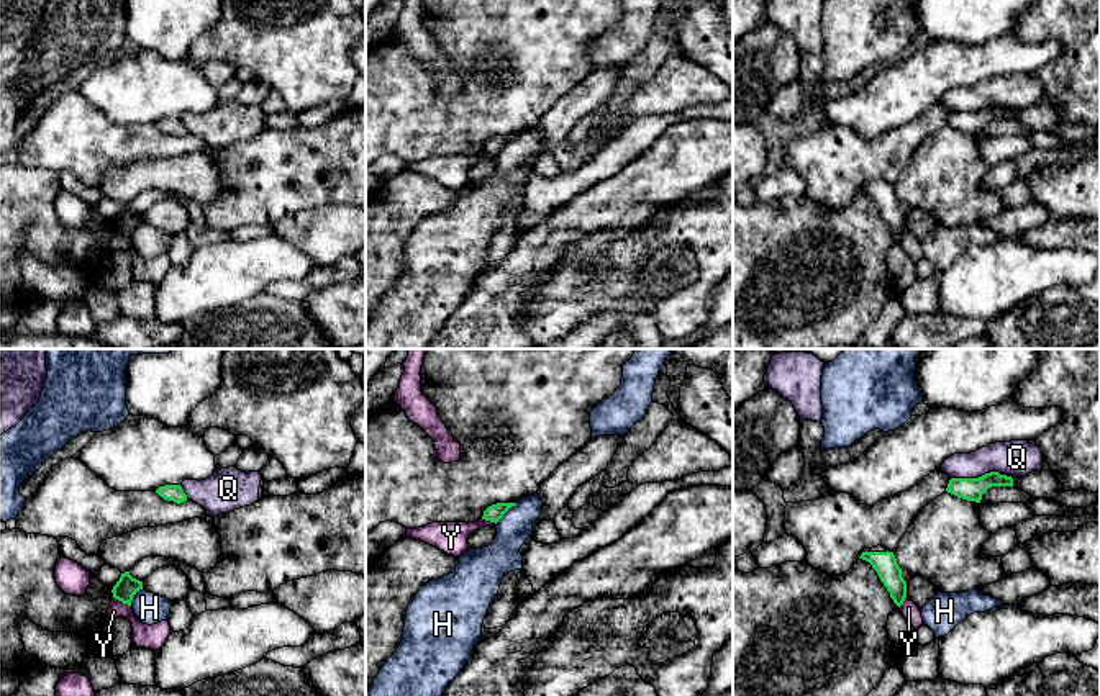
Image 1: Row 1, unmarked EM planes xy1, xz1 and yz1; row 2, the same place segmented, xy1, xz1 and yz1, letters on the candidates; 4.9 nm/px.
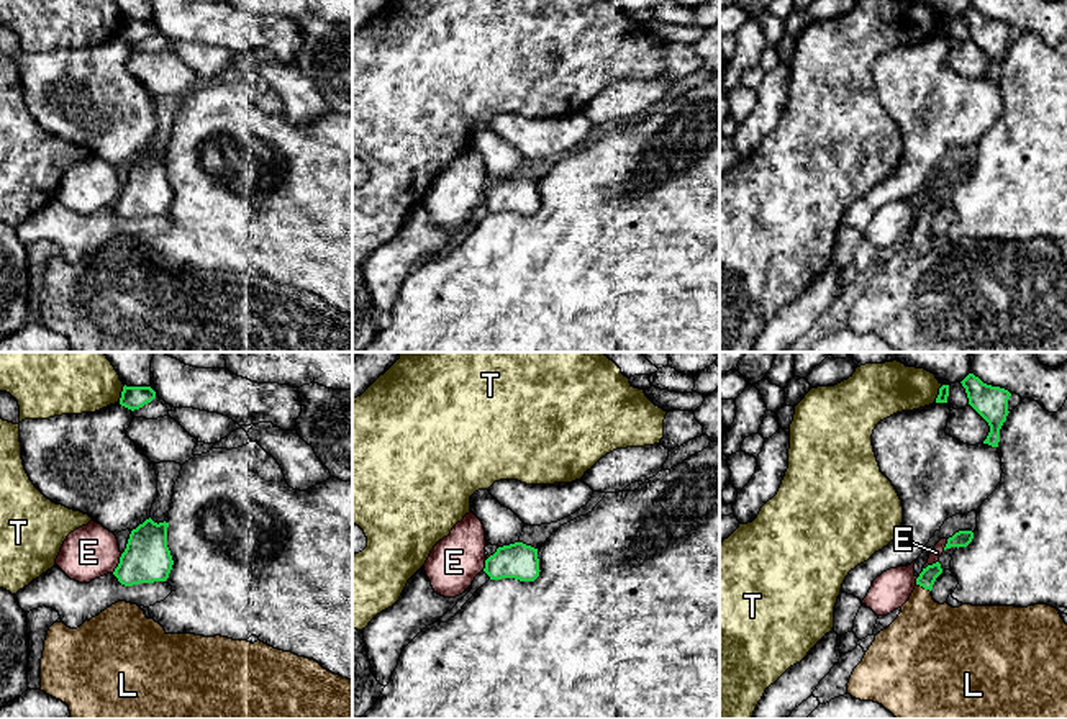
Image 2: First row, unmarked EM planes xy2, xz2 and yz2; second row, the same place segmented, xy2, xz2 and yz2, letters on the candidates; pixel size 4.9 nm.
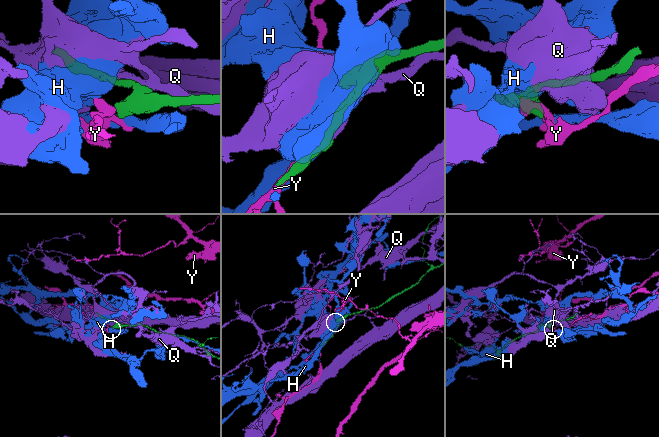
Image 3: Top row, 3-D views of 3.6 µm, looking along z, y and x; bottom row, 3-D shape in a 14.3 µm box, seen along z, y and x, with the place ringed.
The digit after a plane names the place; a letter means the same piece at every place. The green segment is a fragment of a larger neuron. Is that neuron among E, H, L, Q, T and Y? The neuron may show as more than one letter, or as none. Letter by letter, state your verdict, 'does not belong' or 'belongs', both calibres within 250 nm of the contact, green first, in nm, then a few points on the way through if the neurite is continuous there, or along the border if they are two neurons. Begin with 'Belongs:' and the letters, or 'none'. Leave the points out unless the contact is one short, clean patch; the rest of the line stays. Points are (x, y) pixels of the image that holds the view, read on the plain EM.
Belongs: L
E: does not belong; calibres 240 and 260 nm; border xy2 (122, 187), (112, 205)
H: does not belong; calibres 90 and 170 nm
L: belongs; calibres 90 and 360 nm; way yz2 (926, 212), (923, 220), (926, 271)
Q: does not belong; calibres 110 and 180 nm
T: does not belong; calibres 110 and 240 nm; border xy2 (125, 18), (118, 35)
Y: does not belong; calibres 110 and 120 nm; border xy1 (113, 230), (130, 239)

